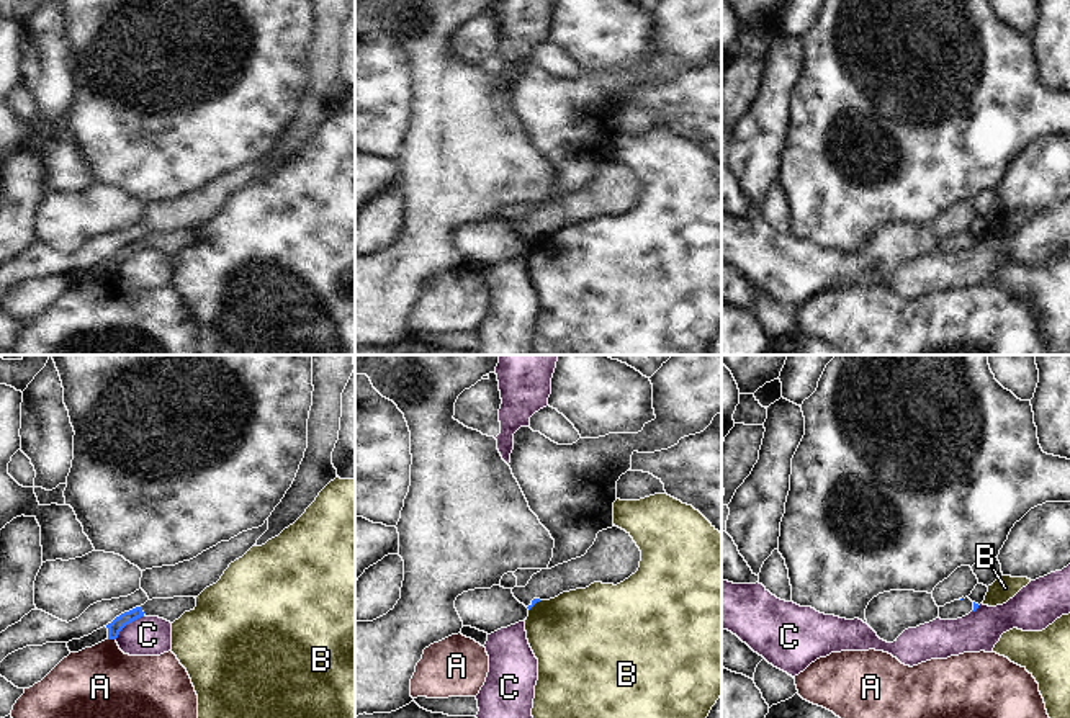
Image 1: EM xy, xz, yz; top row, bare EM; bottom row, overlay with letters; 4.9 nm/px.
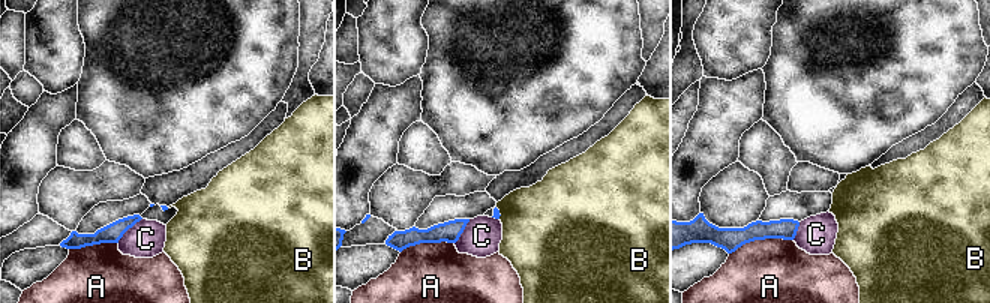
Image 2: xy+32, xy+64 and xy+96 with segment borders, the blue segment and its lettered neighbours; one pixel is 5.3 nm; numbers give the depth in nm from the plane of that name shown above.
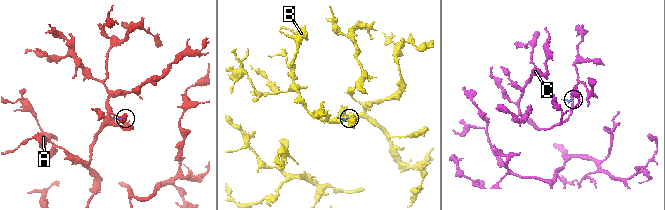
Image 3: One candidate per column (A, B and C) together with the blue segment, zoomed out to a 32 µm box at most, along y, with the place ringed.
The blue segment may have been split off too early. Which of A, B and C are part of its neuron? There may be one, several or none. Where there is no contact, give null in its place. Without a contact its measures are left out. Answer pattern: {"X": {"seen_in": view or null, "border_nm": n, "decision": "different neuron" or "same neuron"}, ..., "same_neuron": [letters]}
{"A": {"seen_in": "xy", "border_nm": 40, "decision": "different neuron"}, "B": {"seen_in": "xz", "border_nm": 80, "decision": "different neuron"}, "C": {"seen_in": "xy", "border_nm": 190, "decision": "different neuron"}, "same_neuron": []}

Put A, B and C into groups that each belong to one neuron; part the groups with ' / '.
A / B / C

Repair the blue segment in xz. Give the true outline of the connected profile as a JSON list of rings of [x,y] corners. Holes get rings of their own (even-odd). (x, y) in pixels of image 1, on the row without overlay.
[[[614,159],[597,167],[584,190],[542,203],[525,221],[514,221],[512,227],[530,244],[540,234],[586,222],[594,216],[617,219],[638,204],[640,195],[641,185],[630,167]]]

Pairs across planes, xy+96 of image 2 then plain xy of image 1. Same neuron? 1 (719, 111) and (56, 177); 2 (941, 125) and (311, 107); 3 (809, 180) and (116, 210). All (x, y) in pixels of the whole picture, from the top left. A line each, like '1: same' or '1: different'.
1: different
2: different
3: same

